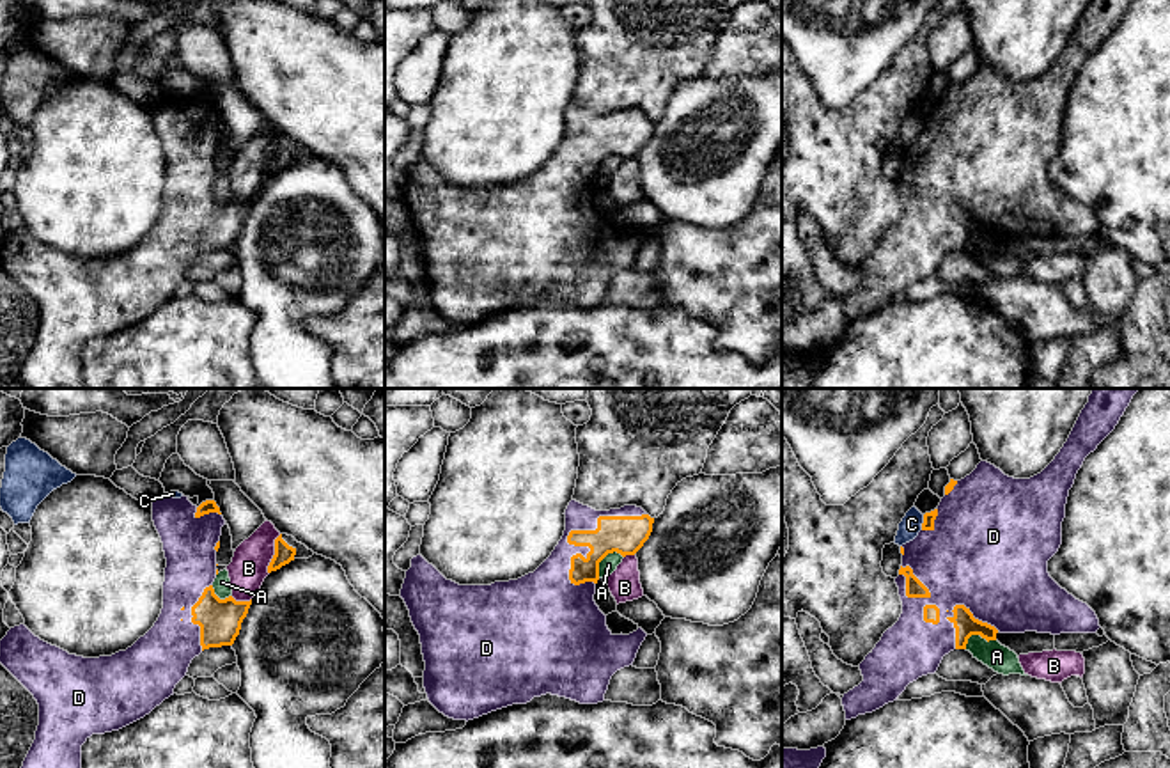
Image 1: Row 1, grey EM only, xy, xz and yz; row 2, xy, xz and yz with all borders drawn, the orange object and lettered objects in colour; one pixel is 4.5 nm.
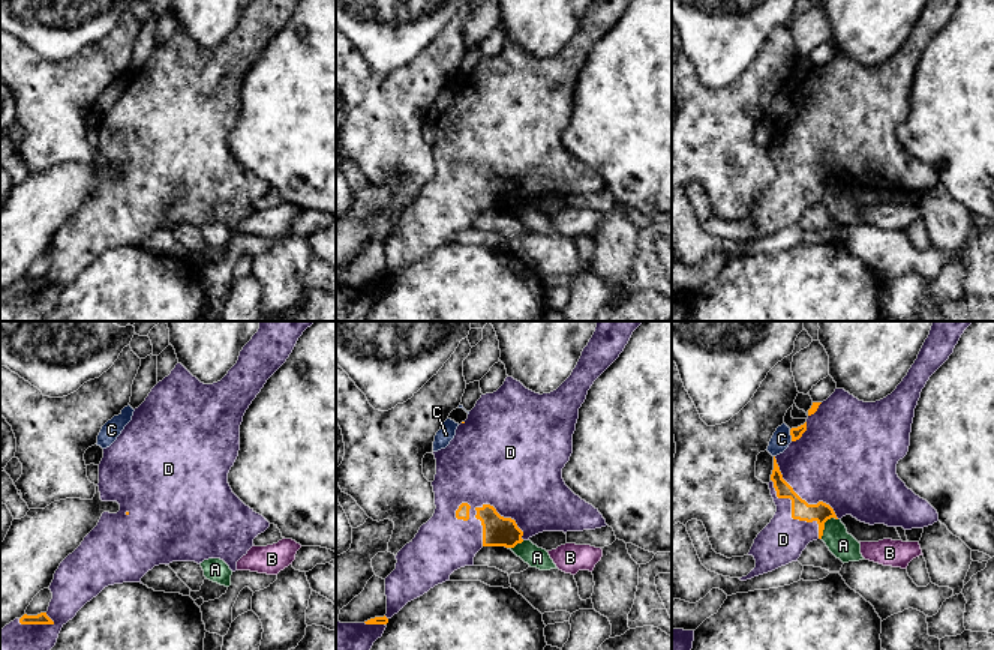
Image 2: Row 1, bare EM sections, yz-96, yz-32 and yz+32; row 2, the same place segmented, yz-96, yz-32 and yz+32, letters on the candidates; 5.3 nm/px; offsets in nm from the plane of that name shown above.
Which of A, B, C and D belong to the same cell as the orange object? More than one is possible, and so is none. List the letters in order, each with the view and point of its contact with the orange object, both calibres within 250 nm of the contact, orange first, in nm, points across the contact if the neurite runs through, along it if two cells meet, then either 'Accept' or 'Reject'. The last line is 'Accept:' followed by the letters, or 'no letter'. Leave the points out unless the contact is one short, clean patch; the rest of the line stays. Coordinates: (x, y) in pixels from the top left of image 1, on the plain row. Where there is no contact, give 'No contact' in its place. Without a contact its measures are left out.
A: Touches orange at xz (601, 162). Thickness 180 nm (orange) against 80 nm. Reject
B: Touches orange at xy (275, 156). Thickness 90 nm (orange) against 170 nm. Reject
C: Touches orange at yz (924, 125). Thickness 50 nm (orange) against 100 nm. Reject
D: Touches orange at xz (573, 133). Thickness 180 nm (orange) against 170 nm. Accept
Accept: D

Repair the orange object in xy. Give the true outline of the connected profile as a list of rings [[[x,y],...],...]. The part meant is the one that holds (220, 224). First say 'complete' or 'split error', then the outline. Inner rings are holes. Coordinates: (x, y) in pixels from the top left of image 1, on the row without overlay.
split error; [[[163,96],[152,105],[152,124],[167,161],[163,211],[154,229],[131,250],[112,259],[83,261],[41,243],[25,227],[11,231],[0,243],[0,266],[39,307],[35,342],[20,374],[28,388],[85,388],[82,348],[92,337],[119,333],[149,317],[174,298],[195,259],[209,250],[232,248],[239,238],[252,202],[220,202],[213,192],[225,128],[216,105],[206,103],[197,110],[184,98],[174,101]]]

